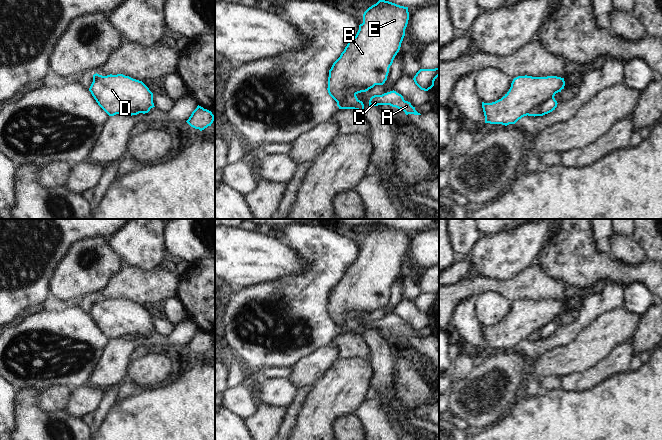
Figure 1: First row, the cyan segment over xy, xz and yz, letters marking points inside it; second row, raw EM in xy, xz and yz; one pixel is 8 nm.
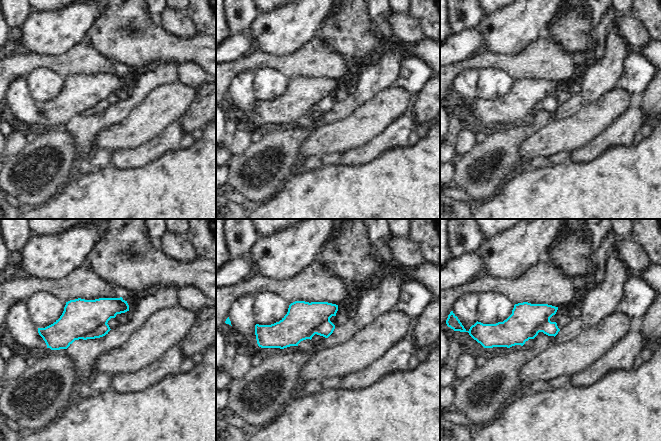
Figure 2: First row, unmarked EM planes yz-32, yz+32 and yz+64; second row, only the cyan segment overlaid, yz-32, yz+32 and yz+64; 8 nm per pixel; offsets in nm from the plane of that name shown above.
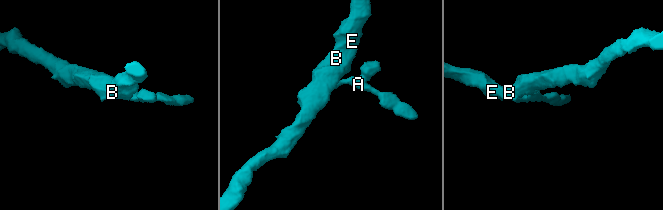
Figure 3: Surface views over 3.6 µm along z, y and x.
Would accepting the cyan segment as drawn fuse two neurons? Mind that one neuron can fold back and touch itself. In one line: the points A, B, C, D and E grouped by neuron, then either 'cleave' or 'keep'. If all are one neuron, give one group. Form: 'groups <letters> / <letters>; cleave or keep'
groups A C / B D E; cleave

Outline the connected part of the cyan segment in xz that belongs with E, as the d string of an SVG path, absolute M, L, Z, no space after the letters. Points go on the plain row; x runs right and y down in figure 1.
M385 224L364 236L356 260L329 294L327 314L336 326L342 327L351 312L358 318L385 307L408 244L408 231Z

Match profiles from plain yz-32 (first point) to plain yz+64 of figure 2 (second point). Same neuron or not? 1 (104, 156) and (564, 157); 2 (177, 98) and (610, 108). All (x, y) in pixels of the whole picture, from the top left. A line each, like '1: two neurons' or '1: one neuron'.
1: one neuron
2: one neuron

